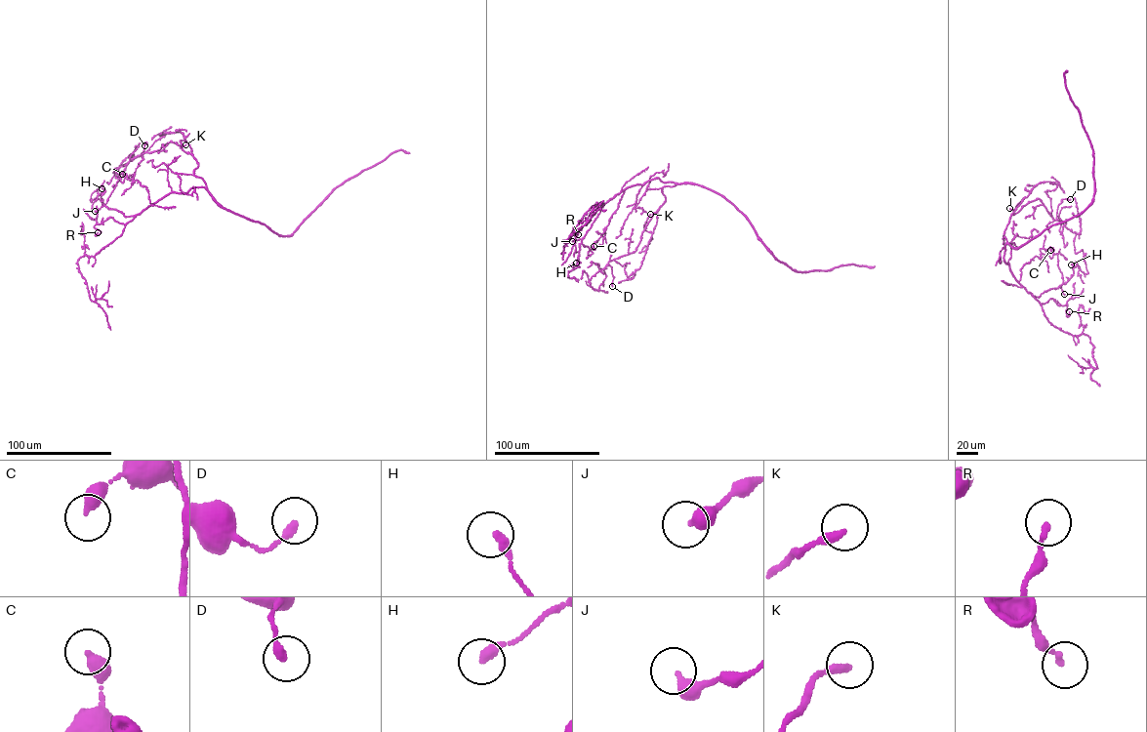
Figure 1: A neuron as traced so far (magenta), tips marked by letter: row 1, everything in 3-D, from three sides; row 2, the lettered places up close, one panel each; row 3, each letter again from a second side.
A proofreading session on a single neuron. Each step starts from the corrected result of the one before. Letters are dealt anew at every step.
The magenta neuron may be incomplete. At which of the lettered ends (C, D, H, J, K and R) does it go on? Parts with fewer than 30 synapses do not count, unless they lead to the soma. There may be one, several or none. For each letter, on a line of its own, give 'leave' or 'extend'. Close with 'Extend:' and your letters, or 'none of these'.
C: leave
D: leave
H: leave
J: leave
K: leave
R: leave
Extend: none of these

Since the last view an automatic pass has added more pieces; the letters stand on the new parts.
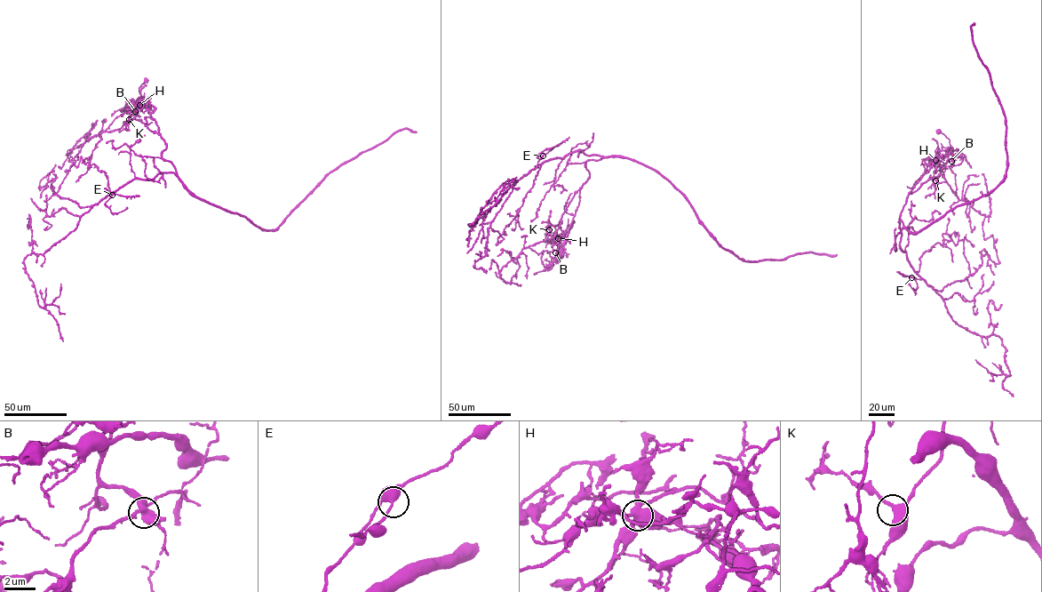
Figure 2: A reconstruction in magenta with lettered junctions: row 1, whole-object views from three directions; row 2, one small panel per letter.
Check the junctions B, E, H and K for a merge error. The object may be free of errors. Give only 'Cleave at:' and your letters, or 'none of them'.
Cleave at: H

